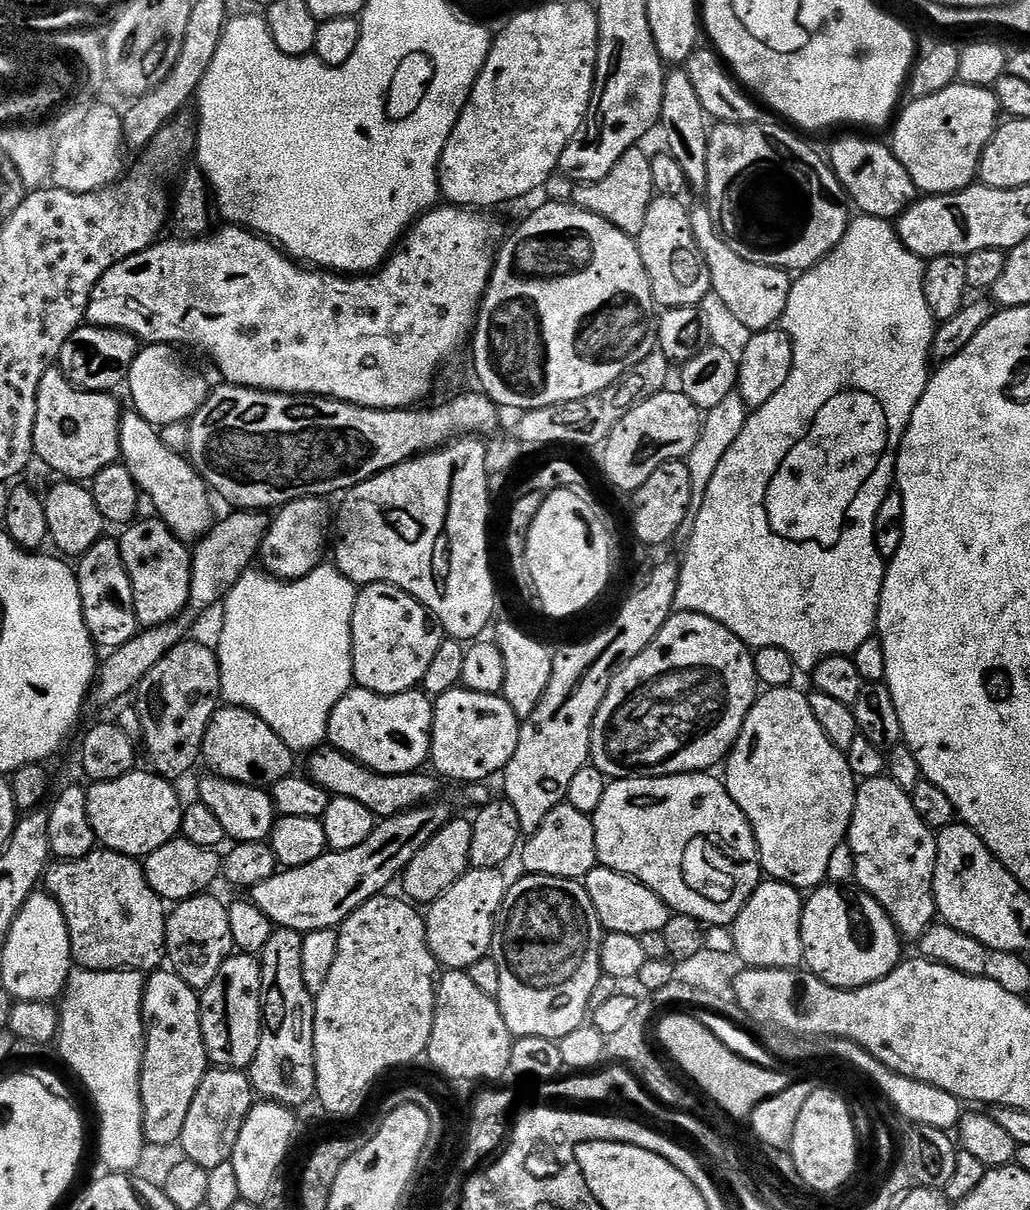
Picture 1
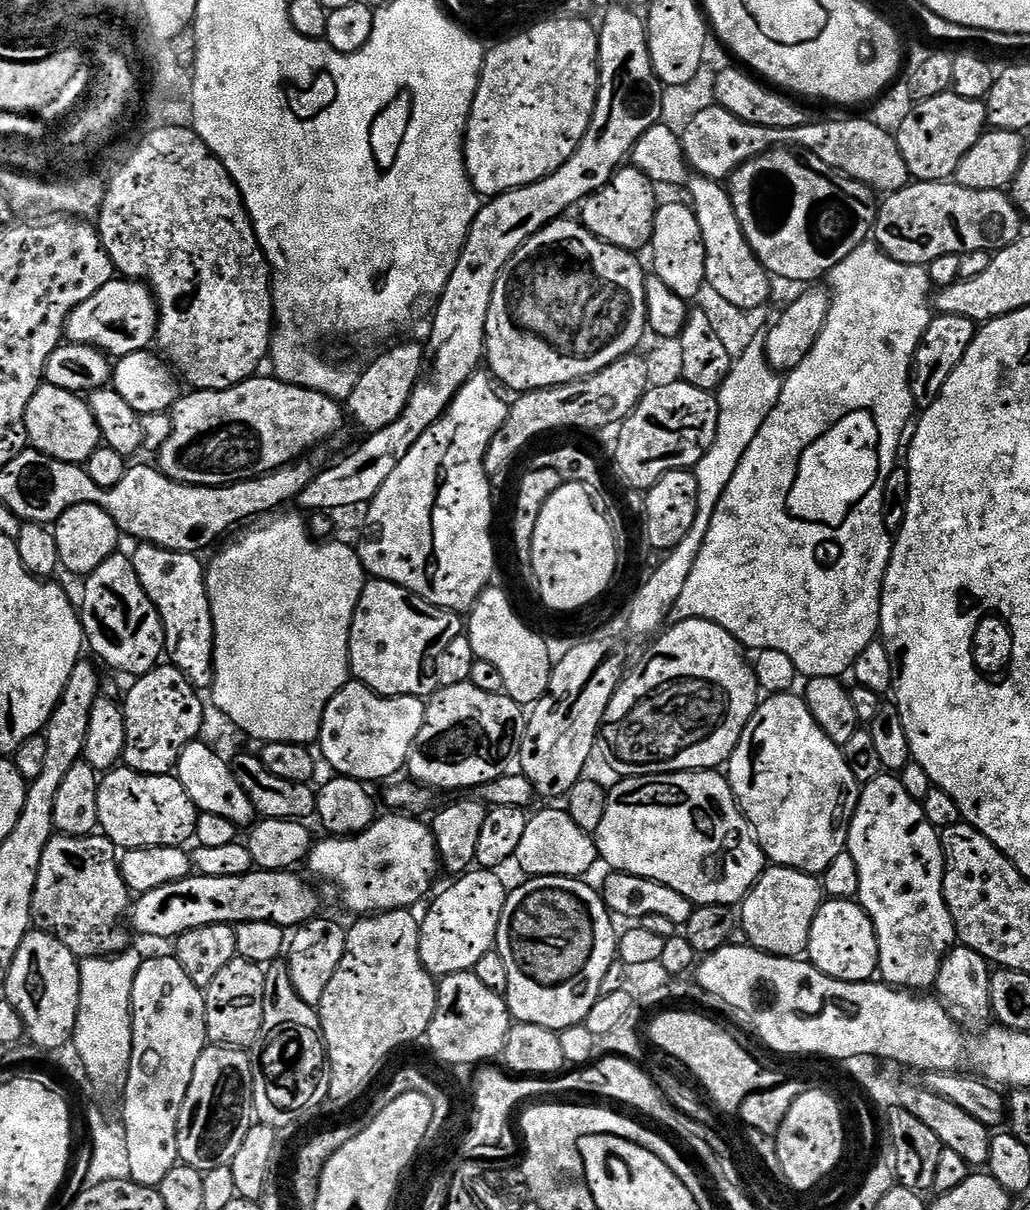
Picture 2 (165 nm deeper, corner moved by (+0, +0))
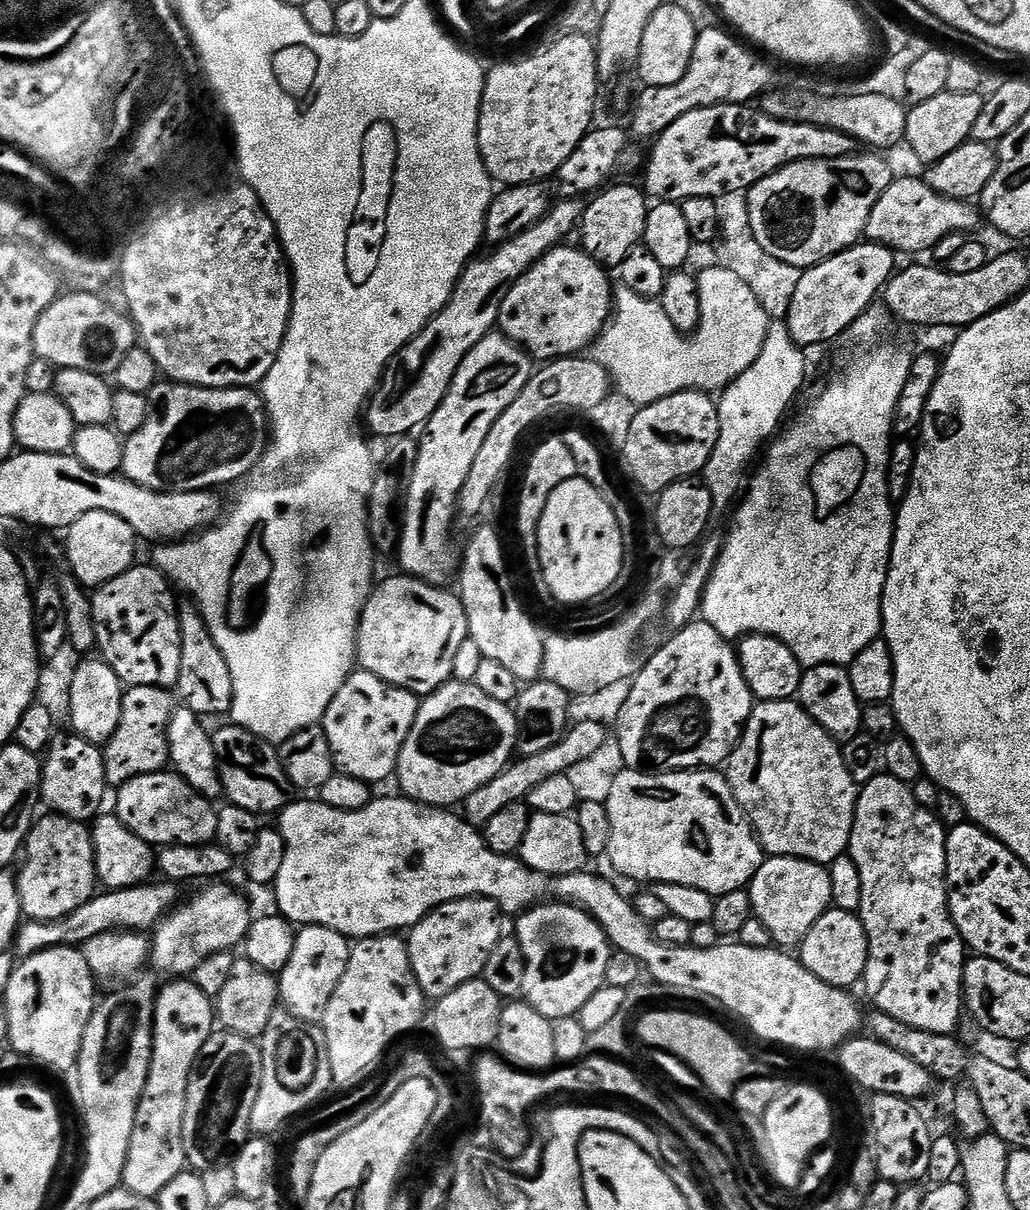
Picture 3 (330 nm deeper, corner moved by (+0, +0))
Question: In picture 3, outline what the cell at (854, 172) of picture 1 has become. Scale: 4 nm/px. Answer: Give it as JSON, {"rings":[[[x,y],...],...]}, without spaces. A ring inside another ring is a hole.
{"rings":[[[715,104],[690,110],[690,114],[682,114],[674,126],[655,137],[652,146],[642,172],[642,188],[656,202],[683,202],[690,198],[717,201],[726,194],[747,193],[762,178],[774,174],[782,166],[799,160],[833,160],[839,156],[851,156],[858,148],[857,141],[838,130],[770,118],[759,107],[748,104]]]}

